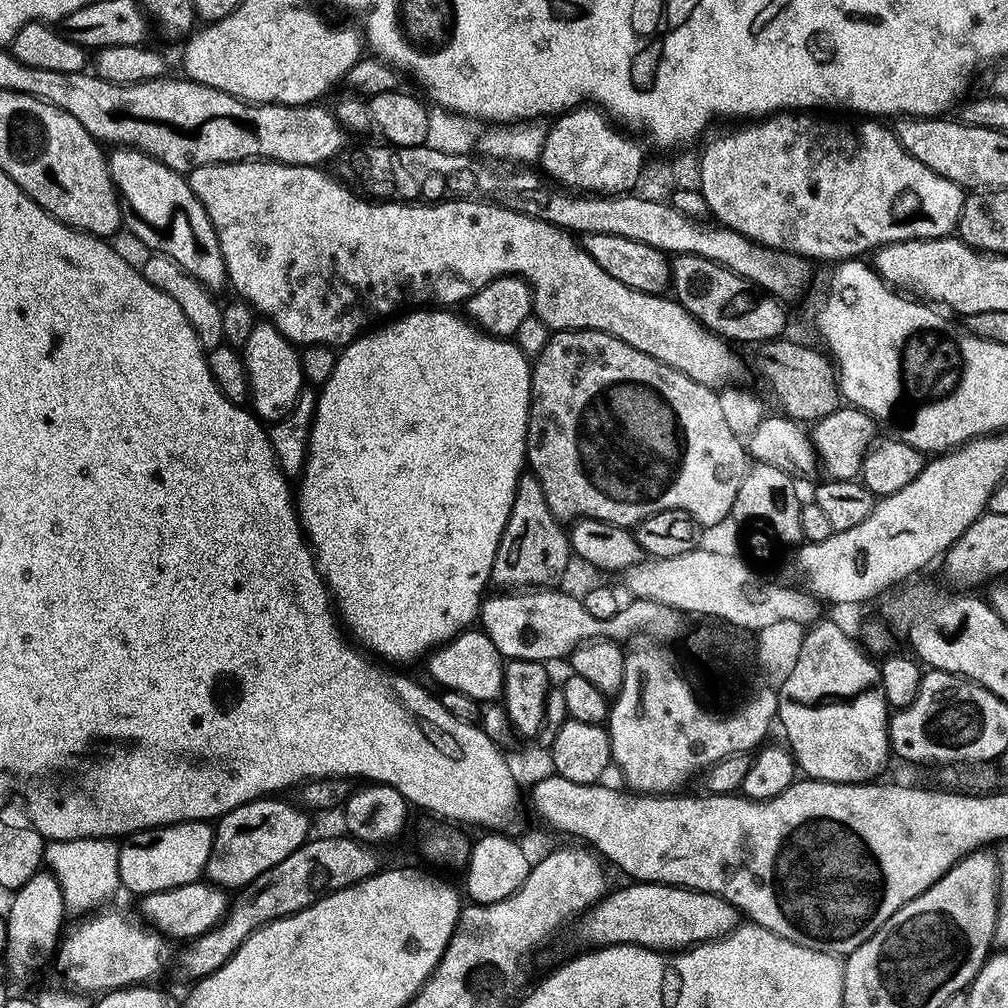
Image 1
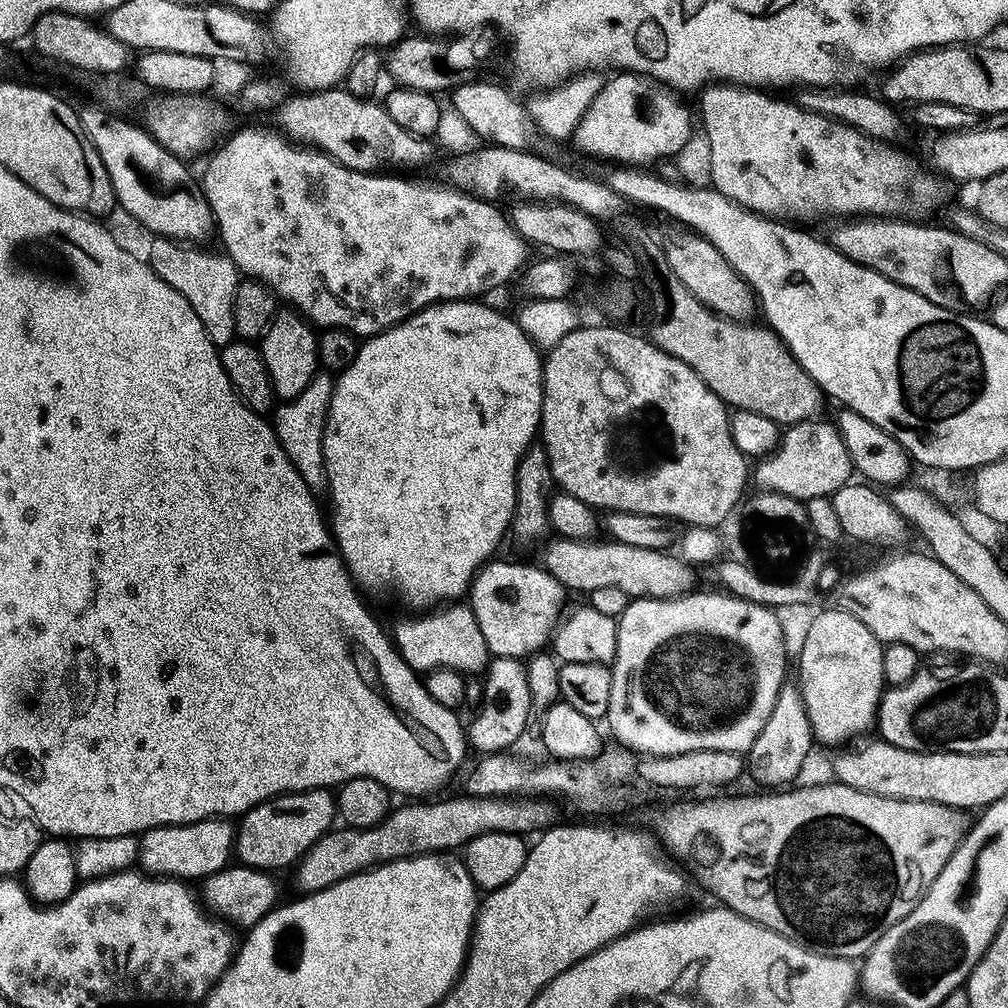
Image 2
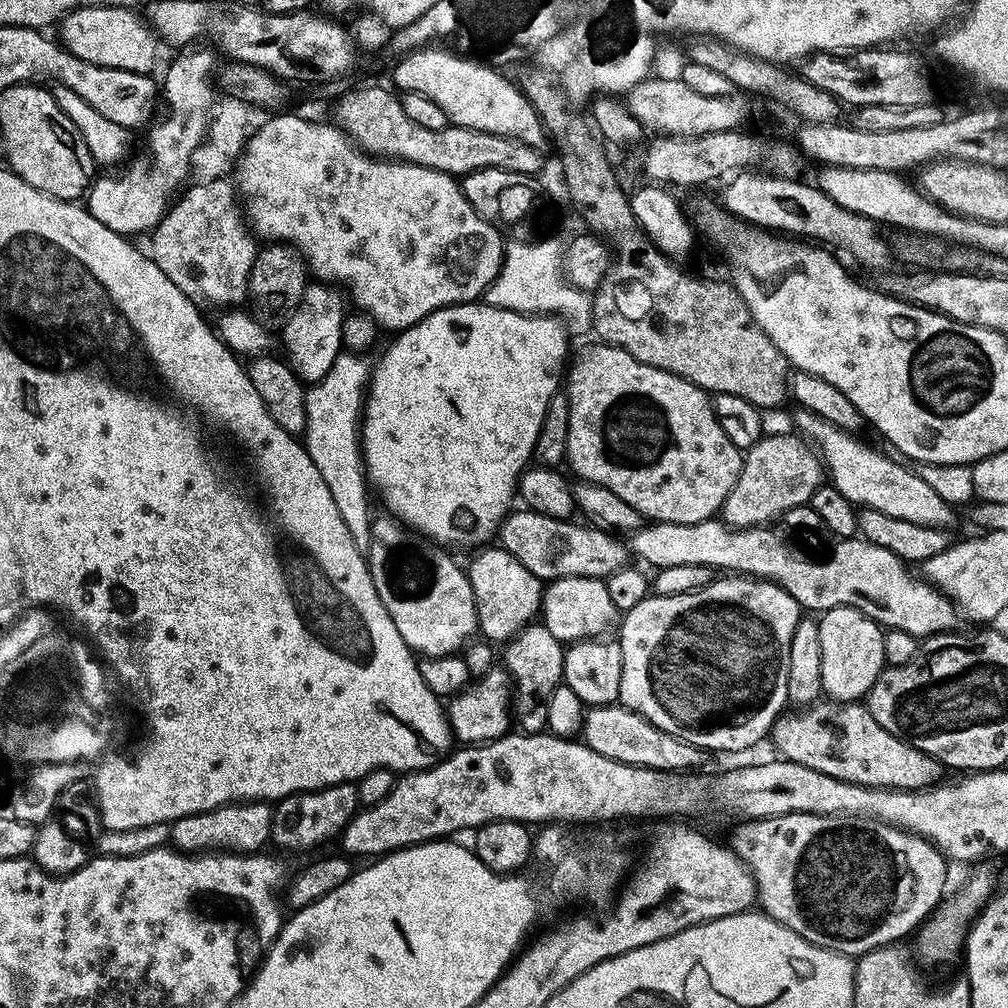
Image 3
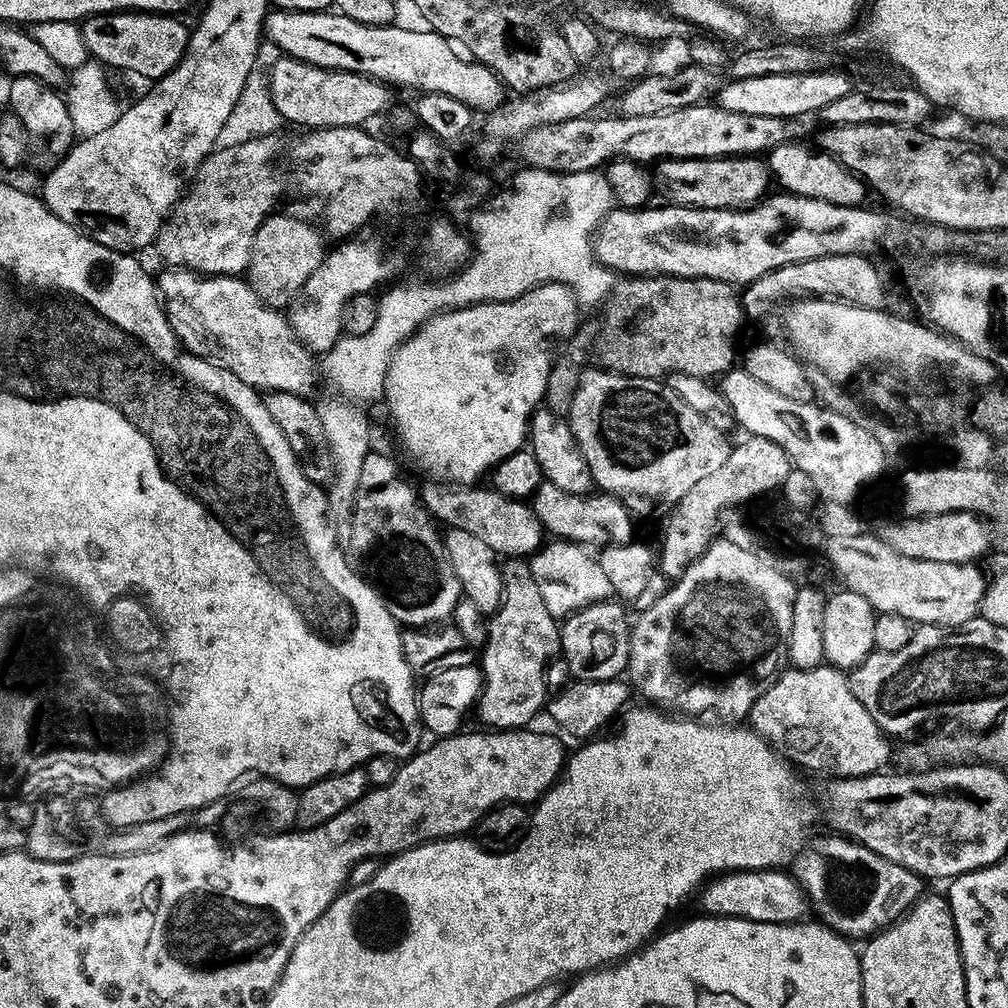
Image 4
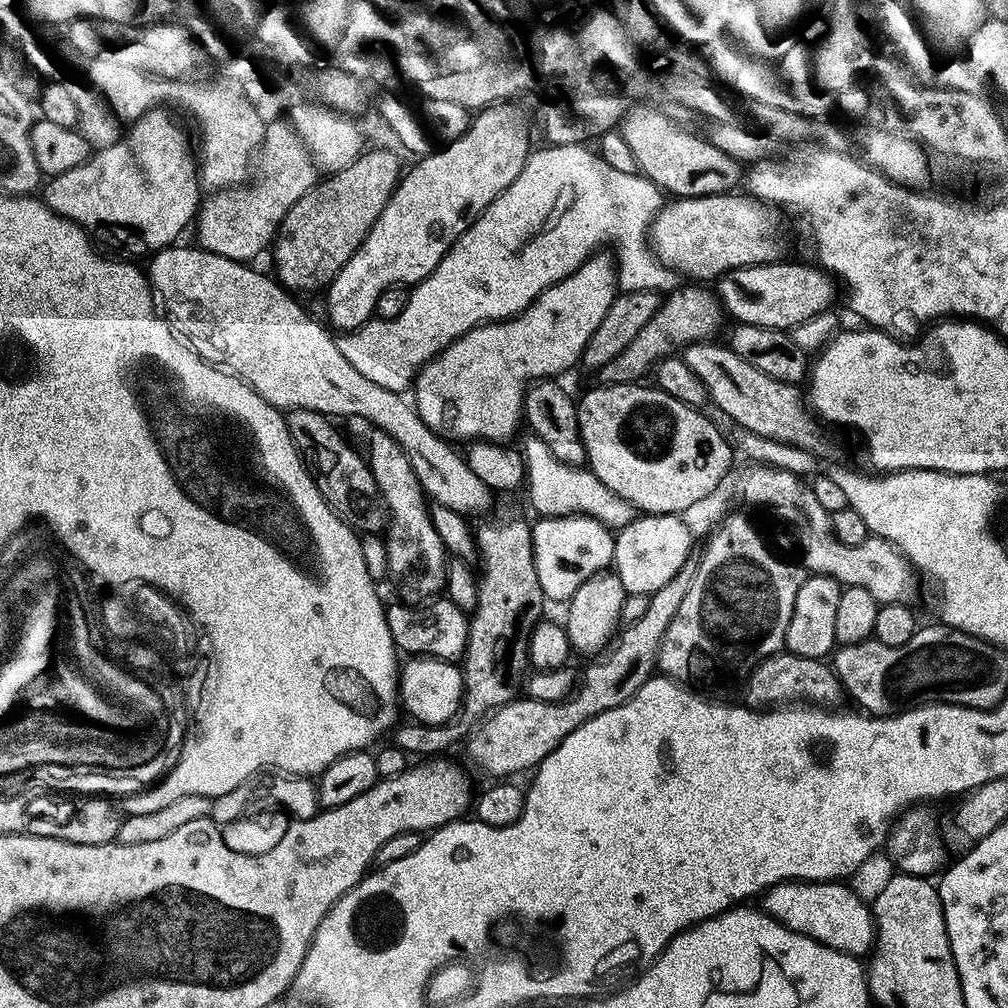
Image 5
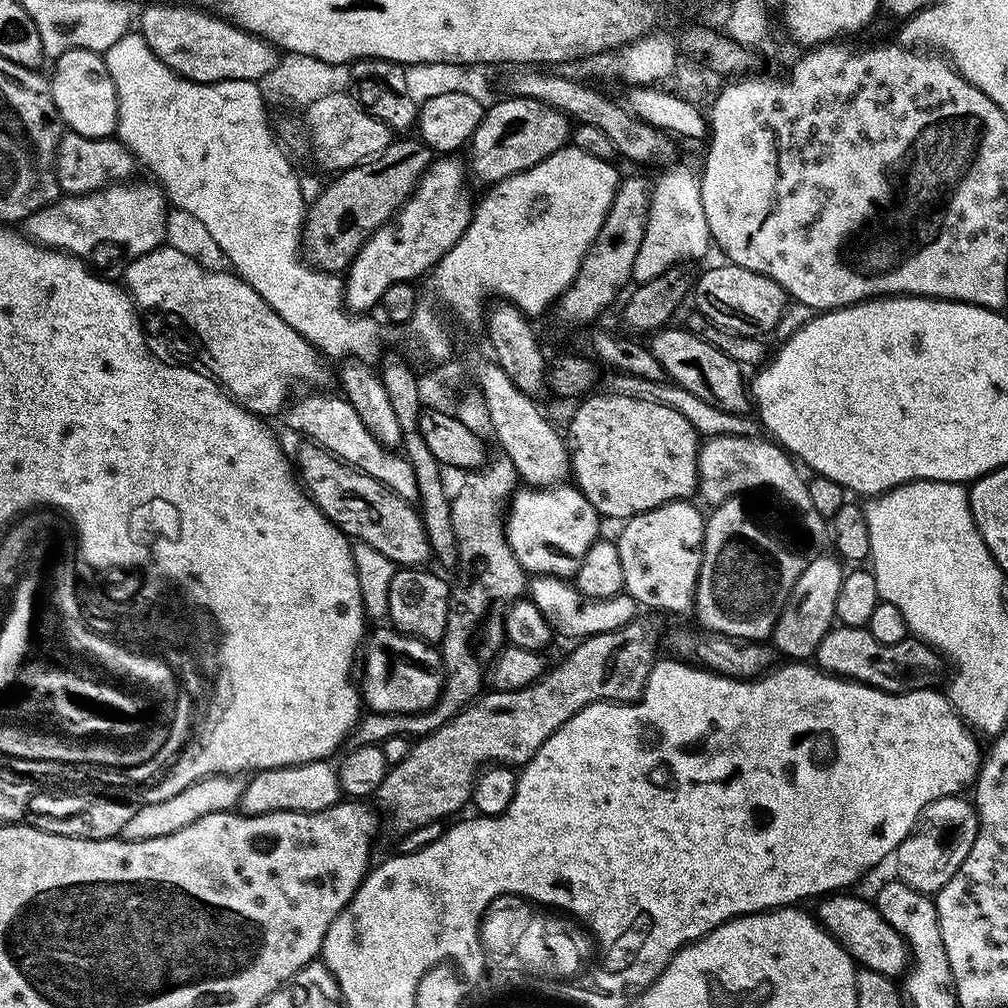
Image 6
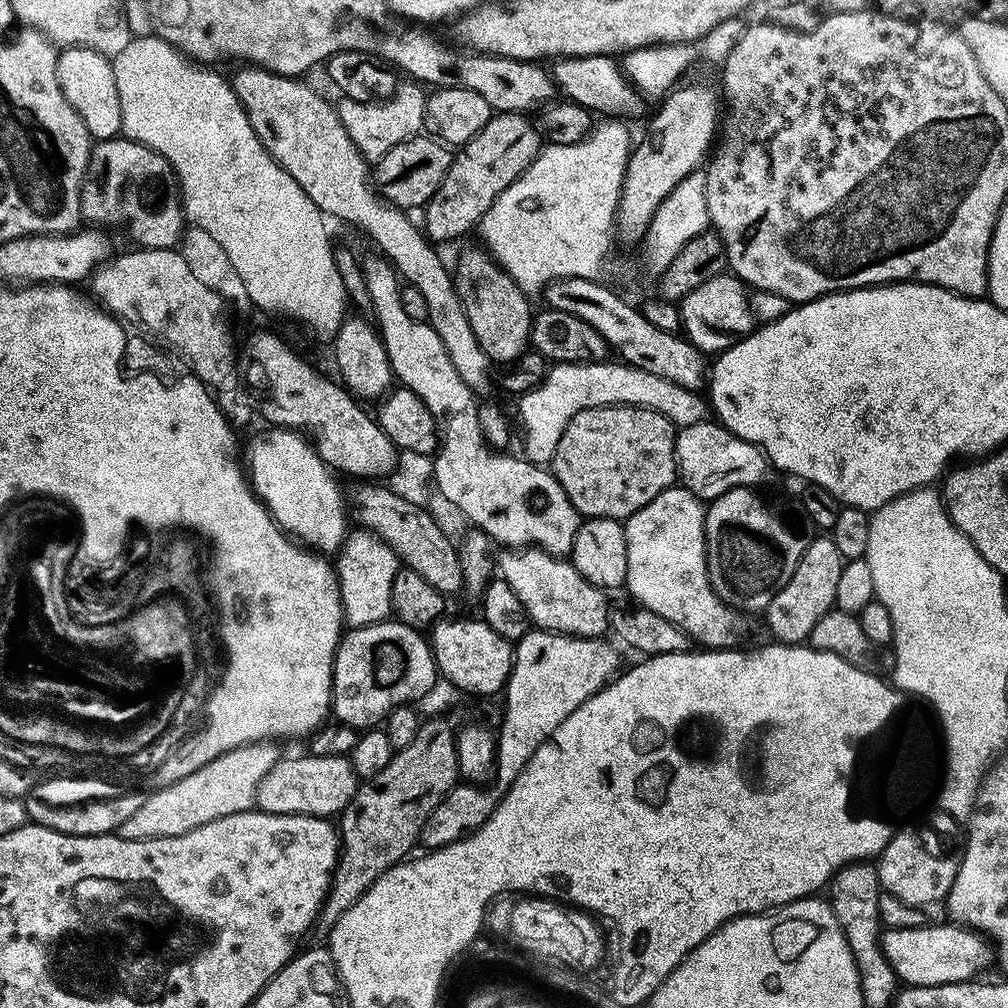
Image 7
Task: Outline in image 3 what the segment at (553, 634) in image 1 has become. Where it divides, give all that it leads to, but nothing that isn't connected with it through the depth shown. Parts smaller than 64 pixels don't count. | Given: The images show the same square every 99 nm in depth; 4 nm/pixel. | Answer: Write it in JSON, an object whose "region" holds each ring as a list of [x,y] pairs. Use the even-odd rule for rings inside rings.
{"region":[[[484,546],[477,551],[481,552],[466,564],[466,571],[470,586],[474,590],[479,635],[489,642],[497,642],[496,640],[506,642],[520,632],[525,625],[537,619],[542,608],[542,582],[534,574],[530,574],[530,570],[526,570],[526,566],[522,566],[522,562],[518,562],[518,558],[514,558],[504,547],[488,547],[492,546]]]}

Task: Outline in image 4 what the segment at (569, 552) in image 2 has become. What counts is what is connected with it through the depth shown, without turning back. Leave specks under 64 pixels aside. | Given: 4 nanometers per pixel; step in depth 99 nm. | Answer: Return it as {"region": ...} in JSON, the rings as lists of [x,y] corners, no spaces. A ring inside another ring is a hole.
{"region":[[[428,482],[418,495],[433,520],[448,528],[464,528],[482,538],[501,557],[531,557],[545,543],[546,529],[532,511],[531,503],[513,500],[485,486],[449,486],[444,482]]]}

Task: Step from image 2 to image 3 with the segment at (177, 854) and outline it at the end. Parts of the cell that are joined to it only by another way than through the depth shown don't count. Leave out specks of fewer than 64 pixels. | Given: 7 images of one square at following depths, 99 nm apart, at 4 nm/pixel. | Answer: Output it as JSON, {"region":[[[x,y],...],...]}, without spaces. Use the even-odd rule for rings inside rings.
{"region":[[[237,802],[224,804],[209,812],[199,812],[170,825],[170,844],[173,849],[199,854],[209,850],[227,850],[241,854],[256,854],[272,833],[273,809],[264,802]]]}

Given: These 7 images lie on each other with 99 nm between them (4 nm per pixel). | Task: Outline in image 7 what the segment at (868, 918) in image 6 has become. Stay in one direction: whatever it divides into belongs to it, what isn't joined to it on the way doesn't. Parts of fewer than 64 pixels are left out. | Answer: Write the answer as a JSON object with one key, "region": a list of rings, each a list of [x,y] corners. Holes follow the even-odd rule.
{"region":[[[943,923],[885,931],[885,958],[901,983],[909,987],[967,983],[975,977],[974,974],[993,963],[994,950],[985,937],[966,926]]]}

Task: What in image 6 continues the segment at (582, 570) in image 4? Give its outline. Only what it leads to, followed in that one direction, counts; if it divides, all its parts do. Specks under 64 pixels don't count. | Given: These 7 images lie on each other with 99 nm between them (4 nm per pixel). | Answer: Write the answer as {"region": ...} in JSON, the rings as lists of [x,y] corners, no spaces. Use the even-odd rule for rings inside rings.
{"region":[[[557,486],[555,488],[521,487],[512,496],[510,507],[506,512],[506,531],[510,546],[524,571],[536,576],[575,577],[580,560],[586,554],[586,550],[590,550],[590,546],[595,544],[601,535],[600,523],[602,523],[600,513],[594,510],[594,506],[590,506],[590,502],[575,486]]]}

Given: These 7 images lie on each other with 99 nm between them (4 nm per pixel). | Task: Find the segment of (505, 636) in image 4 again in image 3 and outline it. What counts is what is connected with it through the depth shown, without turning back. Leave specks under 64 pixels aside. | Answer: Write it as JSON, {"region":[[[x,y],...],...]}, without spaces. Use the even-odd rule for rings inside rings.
{"region":[[[531,622],[525,625],[510,640],[503,645],[504,661],[509,681],[512,686],[510,708],[514,720],[521,724],[524,730],[540,730],[547,725],[547,702],[551,692],[564,679],[564,649],[565,645],[542,622]]]}

